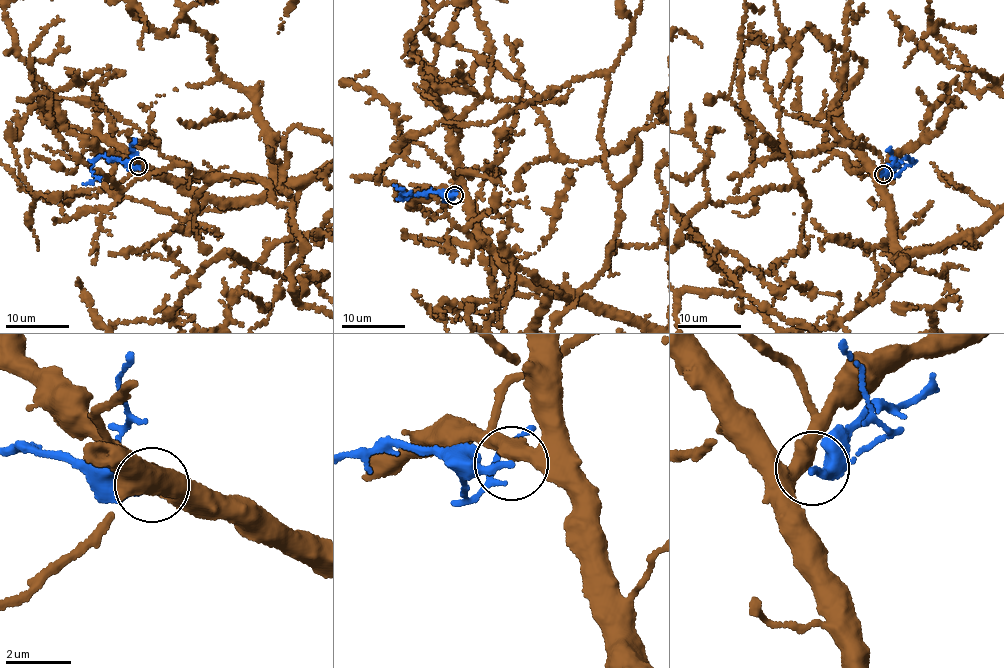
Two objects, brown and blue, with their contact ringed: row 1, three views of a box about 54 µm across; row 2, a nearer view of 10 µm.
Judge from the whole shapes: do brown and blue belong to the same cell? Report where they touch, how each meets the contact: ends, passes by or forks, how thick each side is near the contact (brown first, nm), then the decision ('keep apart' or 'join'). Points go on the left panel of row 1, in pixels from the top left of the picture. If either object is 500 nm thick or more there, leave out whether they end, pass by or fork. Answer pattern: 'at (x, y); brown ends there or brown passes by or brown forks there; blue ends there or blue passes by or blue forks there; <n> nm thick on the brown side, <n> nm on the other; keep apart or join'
at (138, 166); brown passes by; blue ends there; 440 nm thick on the brown side, 240 nm on the other; keep apart

